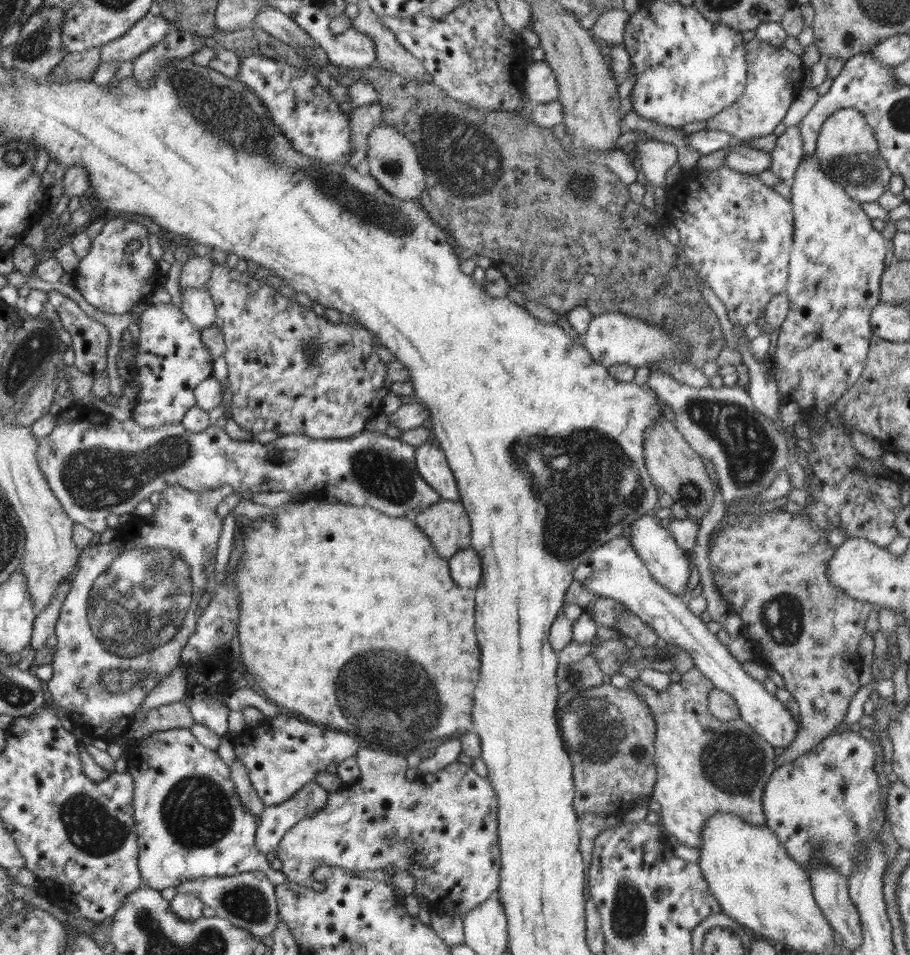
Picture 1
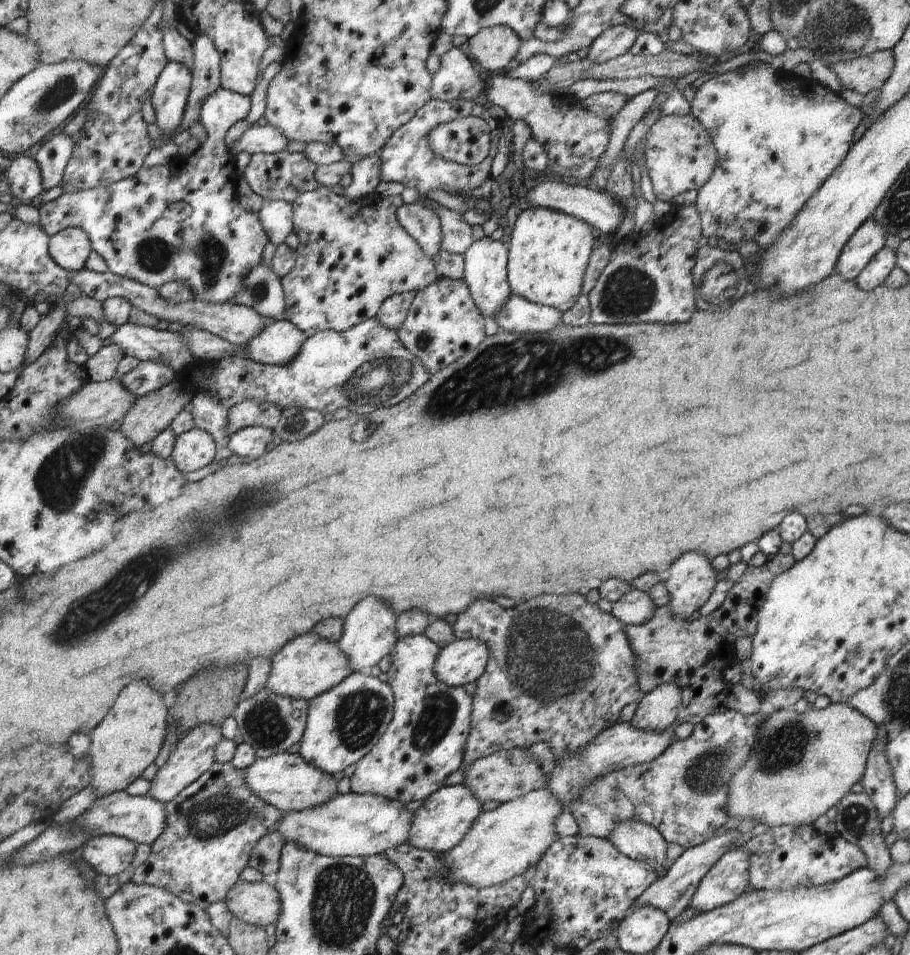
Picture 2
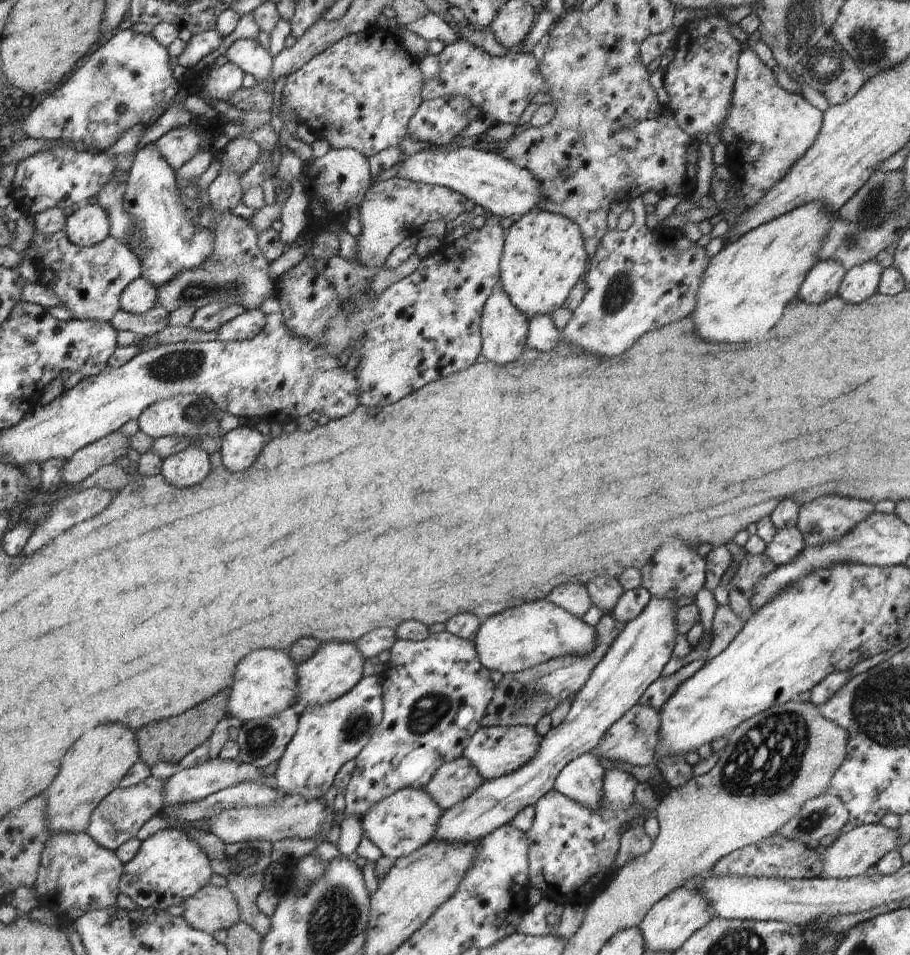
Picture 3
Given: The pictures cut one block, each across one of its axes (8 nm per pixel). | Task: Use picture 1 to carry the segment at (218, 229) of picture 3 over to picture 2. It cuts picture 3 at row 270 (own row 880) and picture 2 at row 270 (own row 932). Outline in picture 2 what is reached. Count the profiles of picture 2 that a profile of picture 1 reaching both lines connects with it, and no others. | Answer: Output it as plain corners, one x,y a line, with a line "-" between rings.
262,260
244,279
243,287
235,296
235,302
253,308
261,317
284,321
285,292
282,289
281,278

